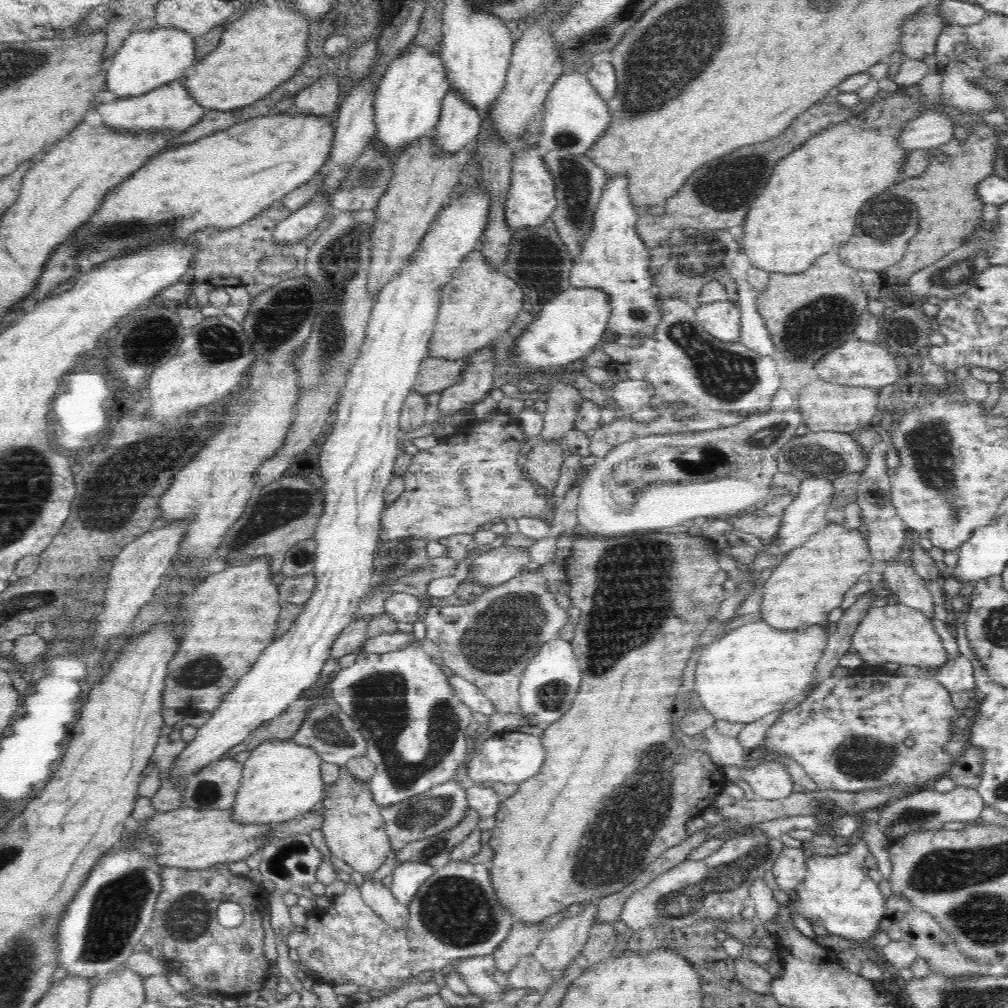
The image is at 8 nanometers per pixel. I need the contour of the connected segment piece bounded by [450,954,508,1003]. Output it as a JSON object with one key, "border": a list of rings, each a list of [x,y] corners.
{"border":[[[492,954],[461,958],[450,966],[467,984],[469,992],[478,995],[484,1003],[500,1002],[508,991],[494,979],[497,966]]]}

